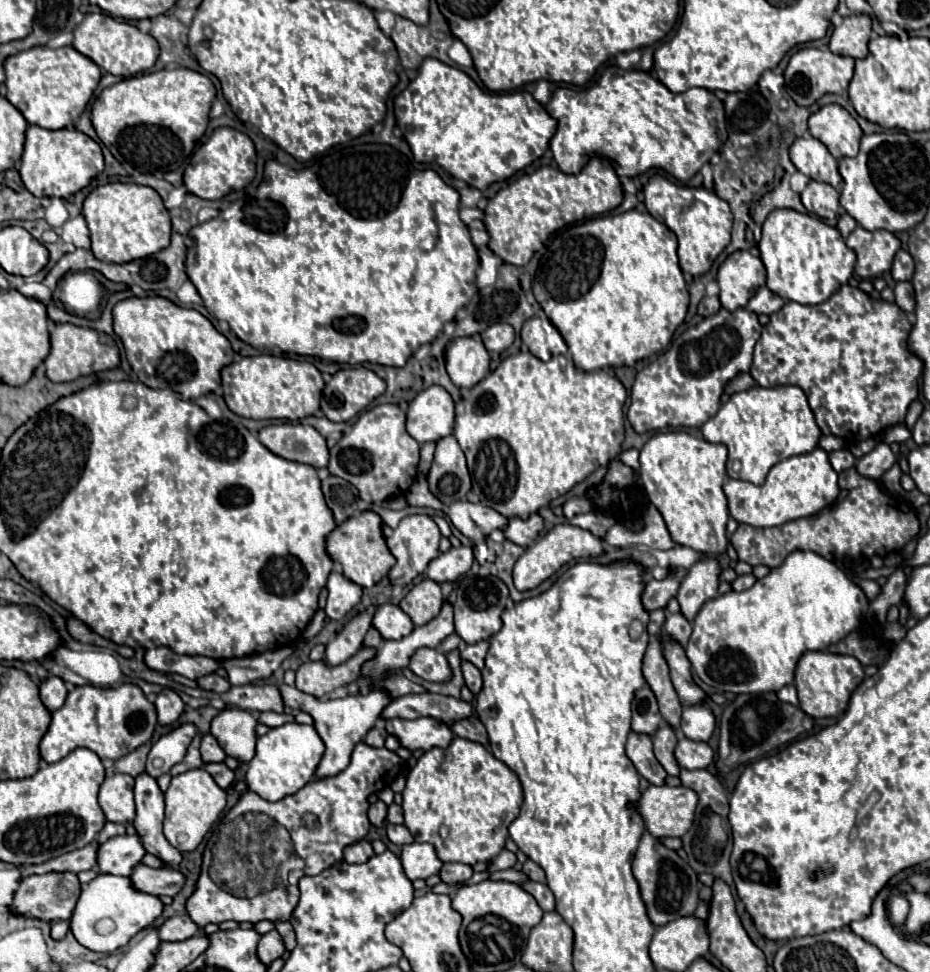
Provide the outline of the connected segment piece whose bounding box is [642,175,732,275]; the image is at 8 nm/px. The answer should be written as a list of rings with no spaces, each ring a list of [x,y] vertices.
[[[654,175],[642,193],[648,213],[676,233],[682,271],[690,275],[704,275],[712,267],[714,259],[730,243],[732,211],[728,203],[720,199],[714,191],[706,191],[704,187],[676,185],[660,175]]]

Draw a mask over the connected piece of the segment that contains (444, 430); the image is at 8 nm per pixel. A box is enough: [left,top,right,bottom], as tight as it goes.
[406,385,454,441]

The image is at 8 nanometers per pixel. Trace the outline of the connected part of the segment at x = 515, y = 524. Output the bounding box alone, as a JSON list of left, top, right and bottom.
[504,515,542,545]

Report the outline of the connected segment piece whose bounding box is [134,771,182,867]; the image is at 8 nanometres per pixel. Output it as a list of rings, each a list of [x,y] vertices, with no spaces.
[[[146,771],[136,777],[134,787],[136,799],[136,819],[134,827],[142,833],[142,841],[146,841],[148,853],[166,861],[168,867],[178,867],[182,861],[182,853],[178,853],[162,833],[162,819],[164,819],[164,793],[160,791],[154,777]]]

